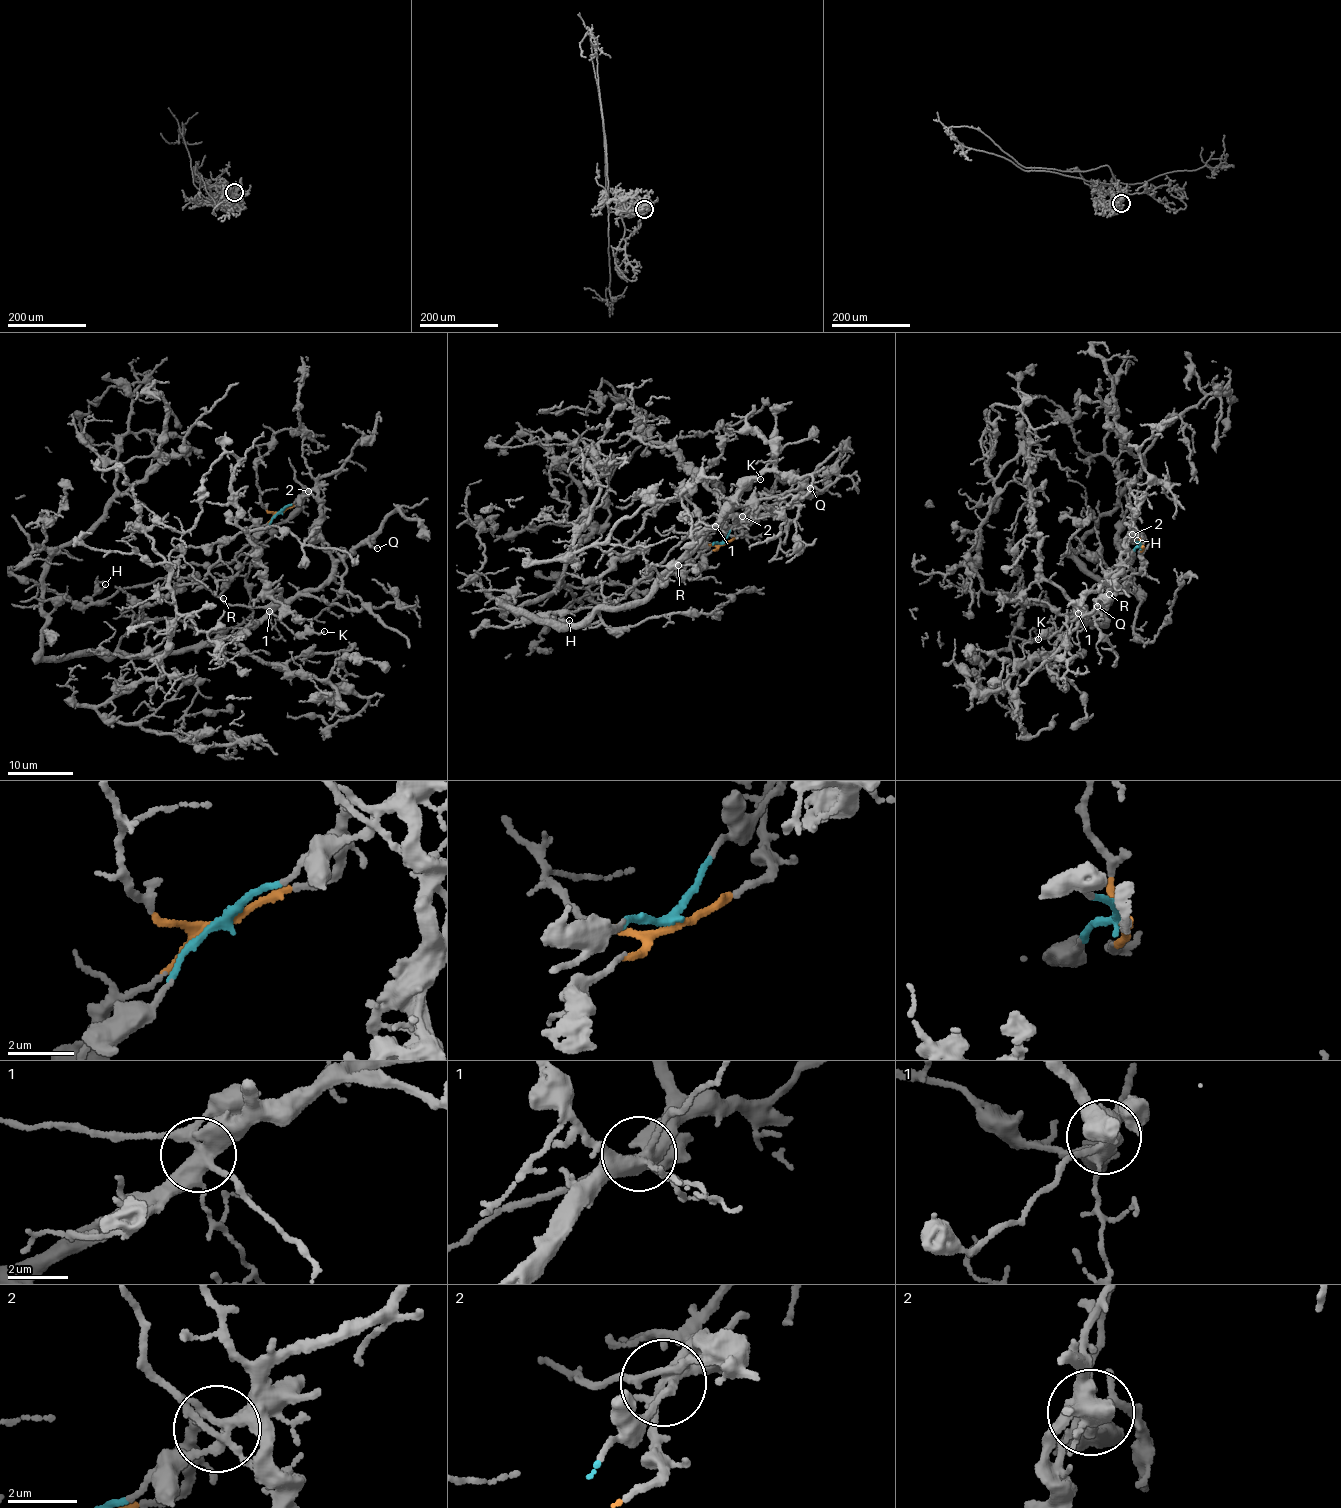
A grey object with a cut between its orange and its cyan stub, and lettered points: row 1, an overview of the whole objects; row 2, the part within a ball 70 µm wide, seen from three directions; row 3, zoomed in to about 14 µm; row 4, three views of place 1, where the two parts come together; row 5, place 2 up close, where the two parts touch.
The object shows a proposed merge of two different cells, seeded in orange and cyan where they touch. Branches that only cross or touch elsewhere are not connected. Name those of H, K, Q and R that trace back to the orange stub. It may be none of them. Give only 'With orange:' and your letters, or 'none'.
With orange: Q, R

